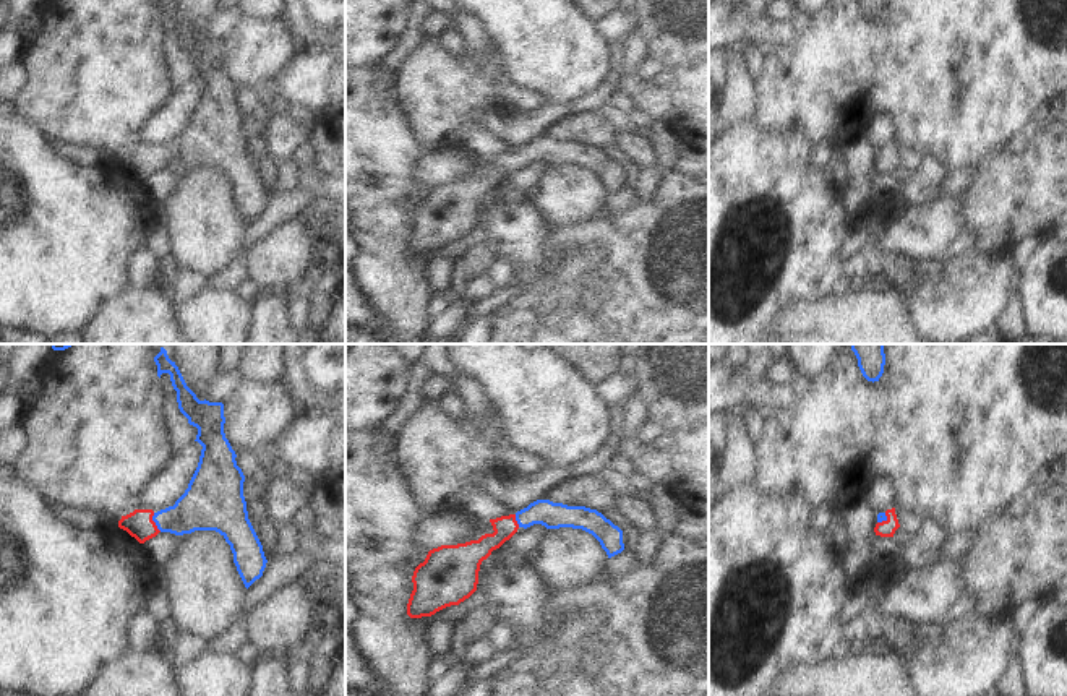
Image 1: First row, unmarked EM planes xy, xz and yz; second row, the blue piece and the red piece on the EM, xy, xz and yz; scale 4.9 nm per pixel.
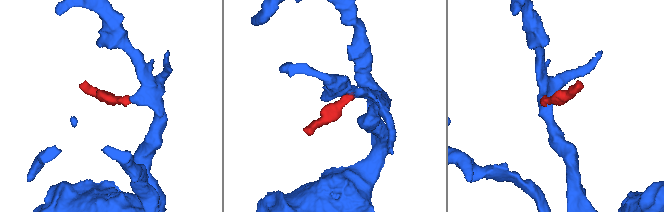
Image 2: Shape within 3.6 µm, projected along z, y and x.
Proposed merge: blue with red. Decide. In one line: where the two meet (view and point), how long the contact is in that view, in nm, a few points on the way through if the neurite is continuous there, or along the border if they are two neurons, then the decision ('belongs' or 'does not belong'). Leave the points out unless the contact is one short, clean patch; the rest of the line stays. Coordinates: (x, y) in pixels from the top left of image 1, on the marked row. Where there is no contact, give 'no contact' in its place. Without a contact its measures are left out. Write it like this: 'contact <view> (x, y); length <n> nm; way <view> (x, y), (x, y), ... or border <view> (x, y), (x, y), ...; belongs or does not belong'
contact xy (154, 521); length 100 nm; way xy (201, 506), (179, 519), (154, 521), (140, 524); belongs

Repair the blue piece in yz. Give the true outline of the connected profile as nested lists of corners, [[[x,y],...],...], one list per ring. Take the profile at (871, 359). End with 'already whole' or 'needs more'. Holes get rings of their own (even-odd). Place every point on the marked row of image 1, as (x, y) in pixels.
[[[851,344],[858,359],[858,367],[868,381],[879,381],[884,373],[885,354],[884,344]]]; already whole

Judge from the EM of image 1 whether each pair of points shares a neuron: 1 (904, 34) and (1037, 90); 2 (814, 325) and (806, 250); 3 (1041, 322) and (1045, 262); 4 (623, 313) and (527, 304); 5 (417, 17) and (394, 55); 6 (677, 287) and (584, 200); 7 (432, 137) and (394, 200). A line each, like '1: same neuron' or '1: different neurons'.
1: same neuron
2: different neurons
3: same neuron
4: same neuron
5: same neuron
6: different neurons
7: different neurons

